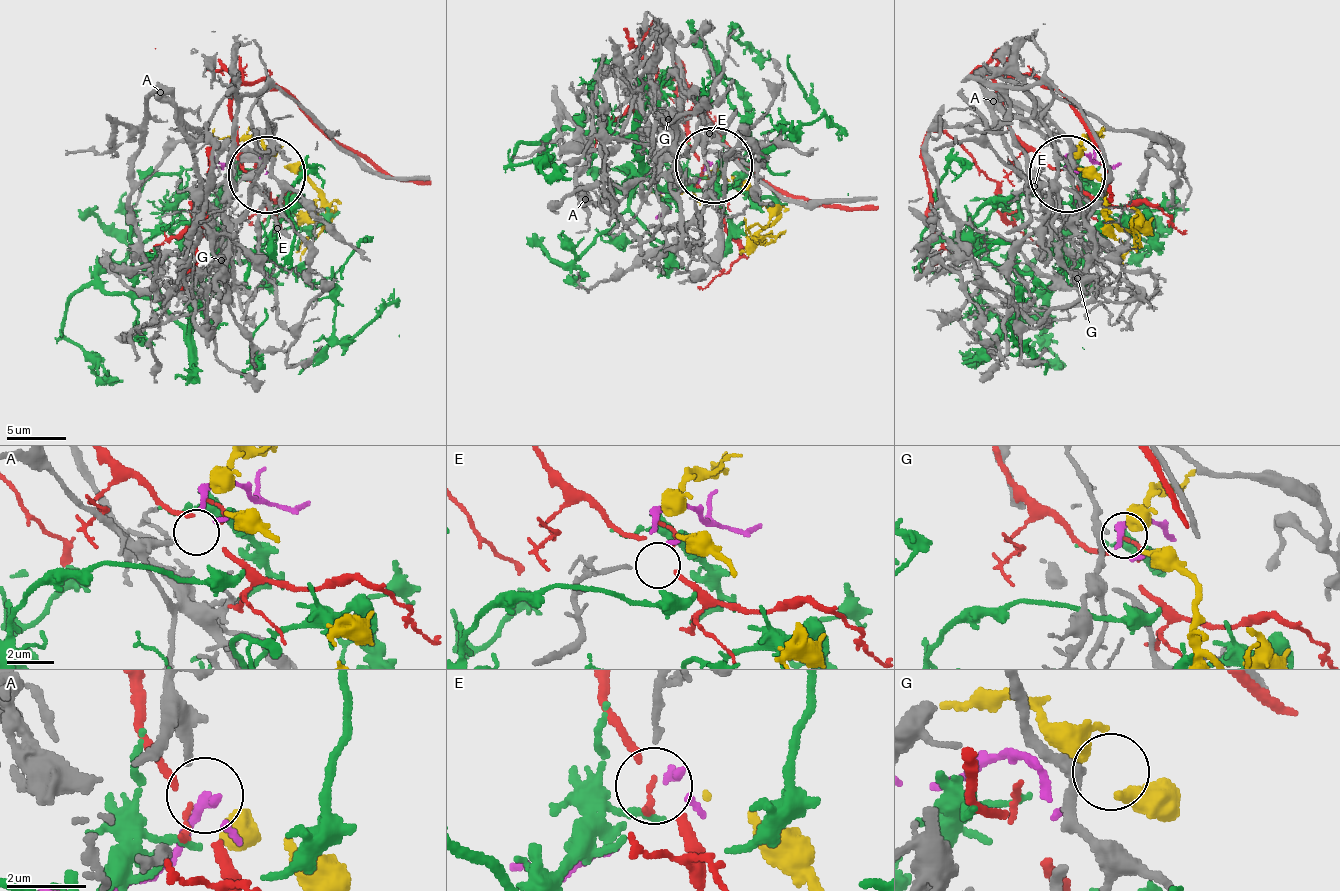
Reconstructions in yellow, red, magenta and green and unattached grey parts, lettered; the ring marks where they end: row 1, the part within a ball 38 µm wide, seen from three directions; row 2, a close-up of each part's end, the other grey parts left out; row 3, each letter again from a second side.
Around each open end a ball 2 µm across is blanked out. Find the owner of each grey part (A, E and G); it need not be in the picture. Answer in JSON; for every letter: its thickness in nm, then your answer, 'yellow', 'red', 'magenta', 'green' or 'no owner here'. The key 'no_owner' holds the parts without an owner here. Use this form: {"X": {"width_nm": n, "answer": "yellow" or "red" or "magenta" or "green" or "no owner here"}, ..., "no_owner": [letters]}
{"A": {"width_nm": 220, "answer": "magenta"}, "E": {"width_nm": 160, "answer": "no owner here"}, "G": {"width_nm": 280, "answer": "yellow"}, "no_owner": ["E"]}

